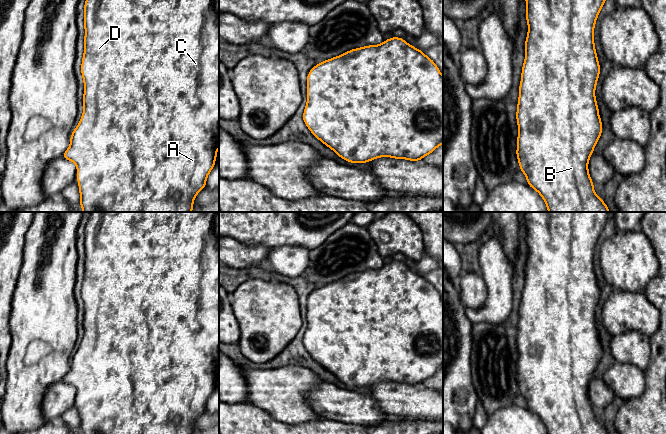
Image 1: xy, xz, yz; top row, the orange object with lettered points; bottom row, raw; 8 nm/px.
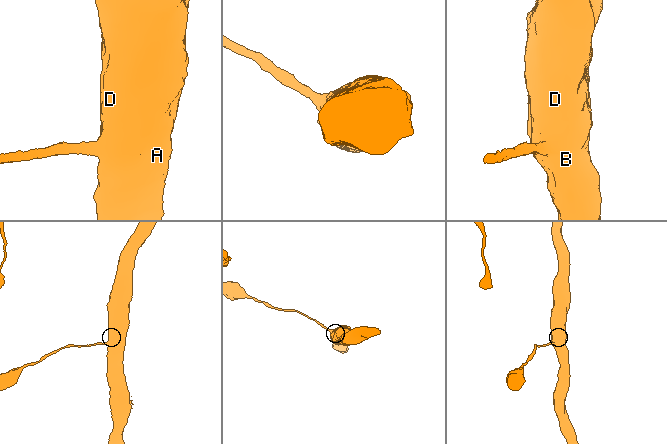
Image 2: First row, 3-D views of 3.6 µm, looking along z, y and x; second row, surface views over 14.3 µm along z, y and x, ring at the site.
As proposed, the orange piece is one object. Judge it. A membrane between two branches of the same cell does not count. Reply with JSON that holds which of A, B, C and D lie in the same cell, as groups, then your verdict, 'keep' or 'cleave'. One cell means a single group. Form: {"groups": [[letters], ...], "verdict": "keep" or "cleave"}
{"groups": [["A", "B", "C", "D"]], "verdict": "keep"}

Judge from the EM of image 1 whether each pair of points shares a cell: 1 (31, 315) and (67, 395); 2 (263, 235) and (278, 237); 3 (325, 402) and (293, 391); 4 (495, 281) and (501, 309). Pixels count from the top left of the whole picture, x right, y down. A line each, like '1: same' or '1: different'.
1: different
2: same
3: different
4: same

